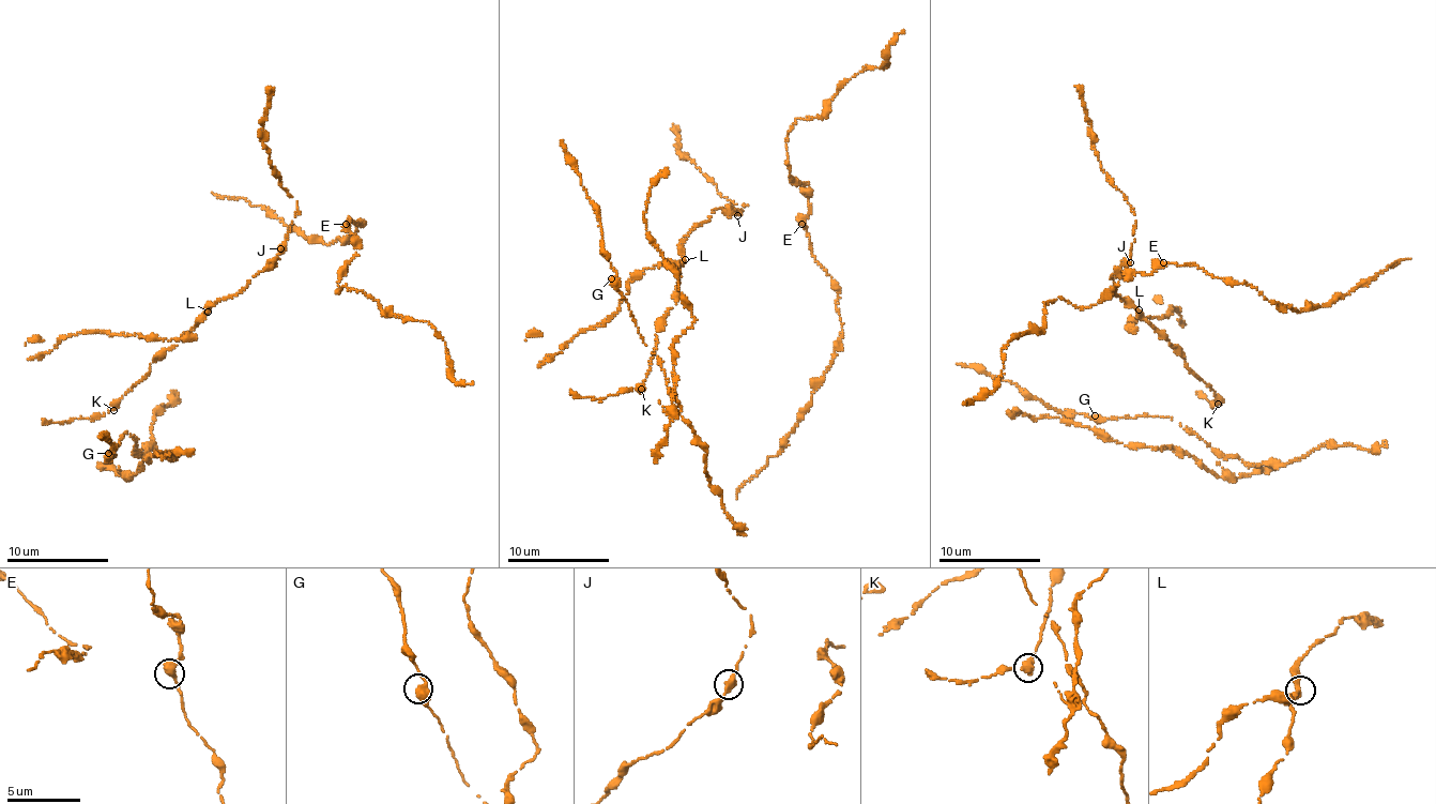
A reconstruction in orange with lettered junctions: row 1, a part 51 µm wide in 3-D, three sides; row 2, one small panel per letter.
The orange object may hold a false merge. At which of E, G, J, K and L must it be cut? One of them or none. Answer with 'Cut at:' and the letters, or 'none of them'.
Cut at: none of them

